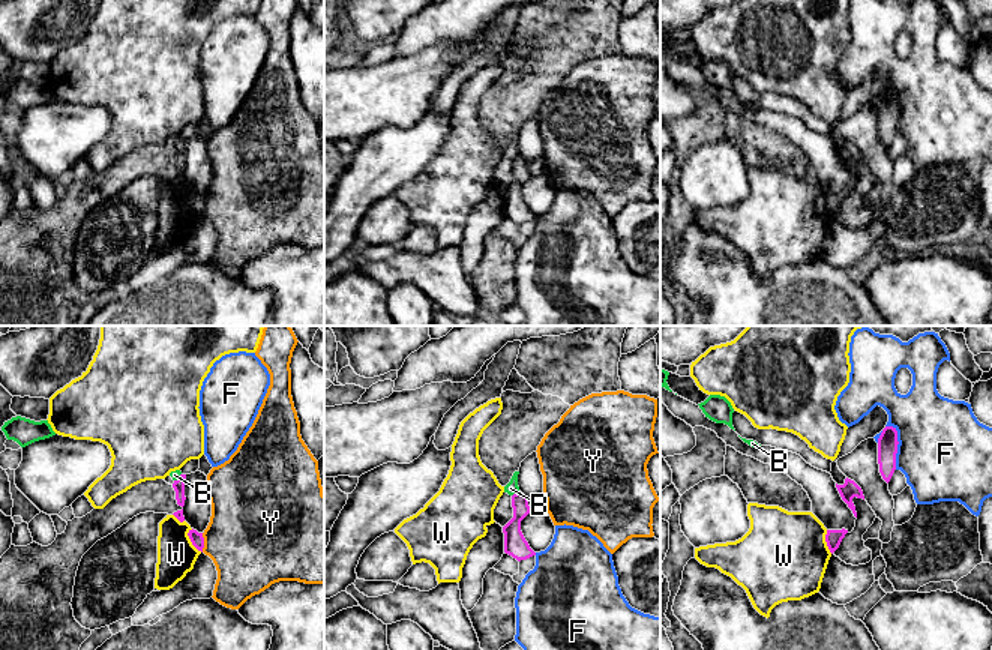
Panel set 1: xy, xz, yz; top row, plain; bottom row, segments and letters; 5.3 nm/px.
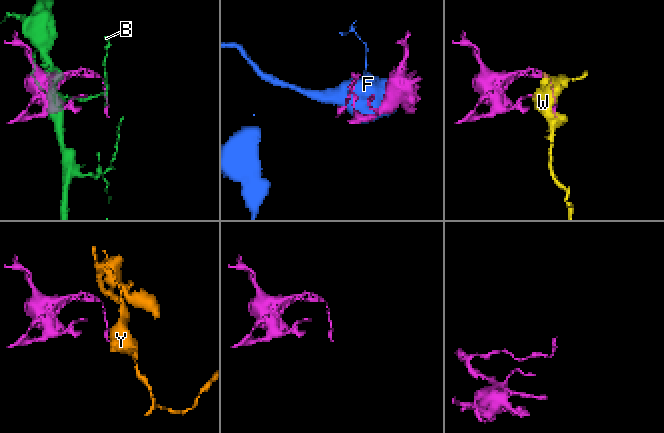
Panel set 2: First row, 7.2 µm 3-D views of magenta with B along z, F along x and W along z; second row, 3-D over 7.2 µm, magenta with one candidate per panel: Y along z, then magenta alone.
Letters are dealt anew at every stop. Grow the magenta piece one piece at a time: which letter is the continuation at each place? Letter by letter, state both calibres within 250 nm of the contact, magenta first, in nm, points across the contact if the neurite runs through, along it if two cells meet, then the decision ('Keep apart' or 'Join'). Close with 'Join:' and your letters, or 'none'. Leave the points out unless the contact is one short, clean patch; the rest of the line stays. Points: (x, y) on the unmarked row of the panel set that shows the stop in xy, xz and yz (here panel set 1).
B: Thickness 110 nm (magenta) against 70 nm. Boundary: xz (518, 153), (512, 159). Keep apart
F: Thickness 110 nm (magenta) against 480 nm. Keep apart
W: Thickness 70 nm (magenta) against 200 nm. Keep apart
Y: Thickness 70 nm (magenta) against 460 nm. Boundary: xy (201, 197), (203, 215). Keep apart
Join: none

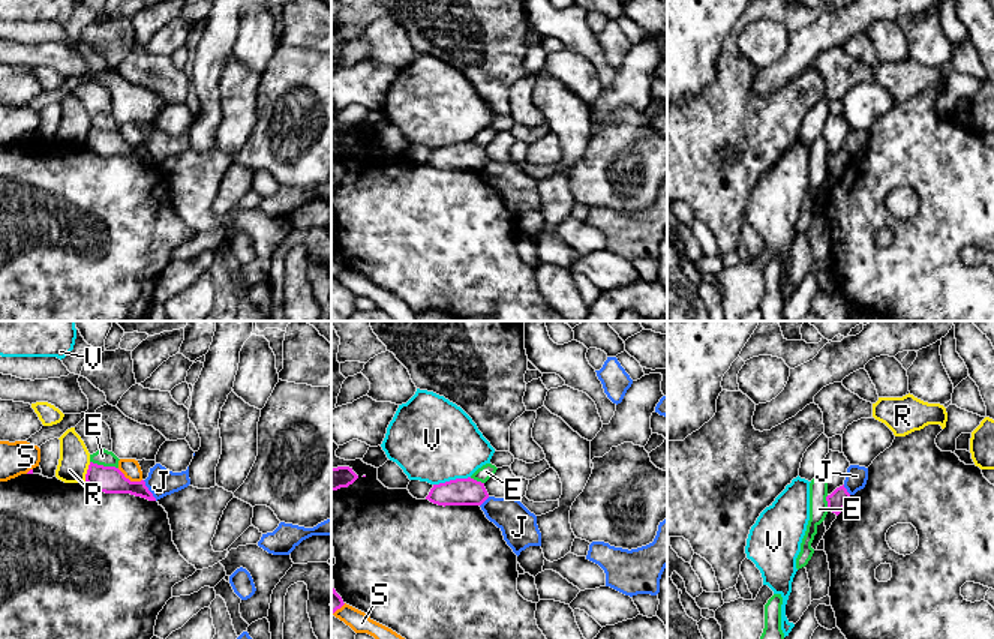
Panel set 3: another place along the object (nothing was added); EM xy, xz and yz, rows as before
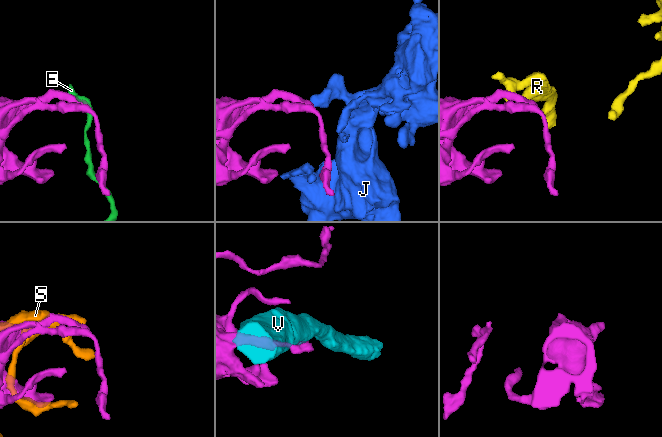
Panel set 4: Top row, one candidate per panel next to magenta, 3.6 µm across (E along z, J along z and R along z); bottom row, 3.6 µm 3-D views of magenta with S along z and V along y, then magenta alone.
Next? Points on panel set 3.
E: Thickness 140 nm (magenta) against 90 nm. Boundary: xy (90, 125), (117, 132). Keep apart
J: Thickness 140 nm (magenta) against 160 nm. Boundary: xy (143, 144), (156, 164). Keep apart
R: Thickness 140 nm (magenta) against 160 nm. Boundary: xy (90, 126), (84, 144). Keep apart
S: Thickness 140 nm (magenta) against 100 nm. Keep apart
V: Thickness 140 nm (magenta) against 460 nm. Keep apart
Join: none

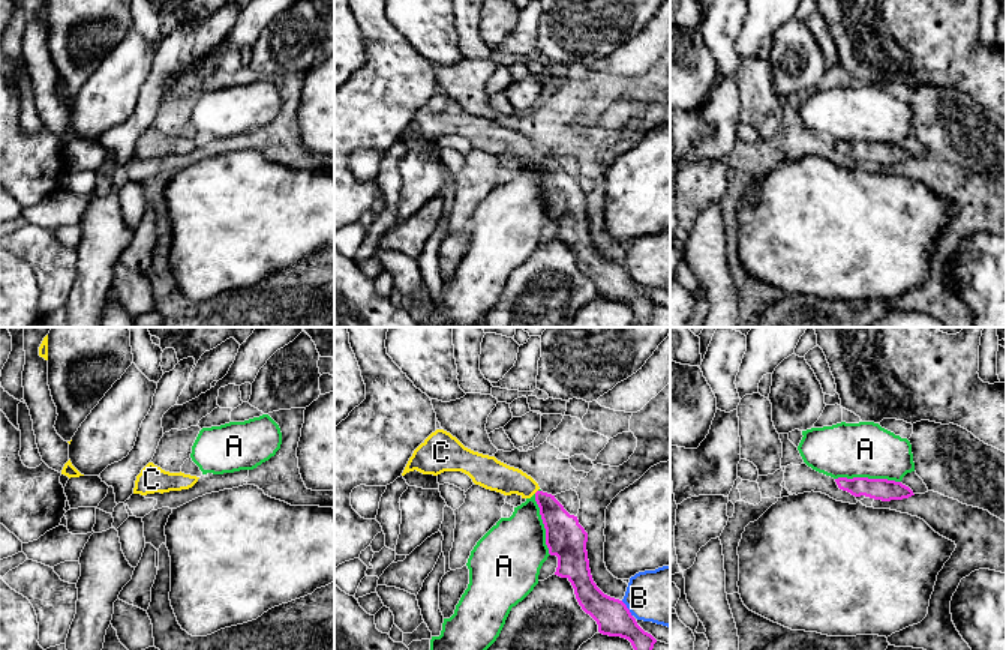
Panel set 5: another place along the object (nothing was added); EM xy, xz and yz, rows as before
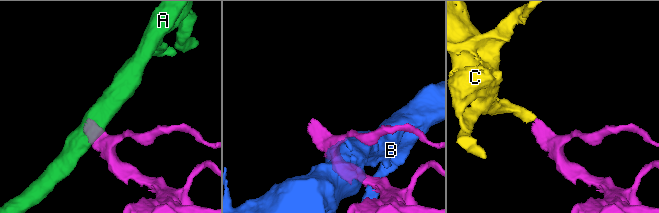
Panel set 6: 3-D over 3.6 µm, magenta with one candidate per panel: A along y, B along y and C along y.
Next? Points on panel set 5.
A: Thickness 120 nm (magenta) against 300 nm. Keep apart
B: Thickness 190 nm (magenta) against 320 nm. Keep apart
C: Join
Join: C

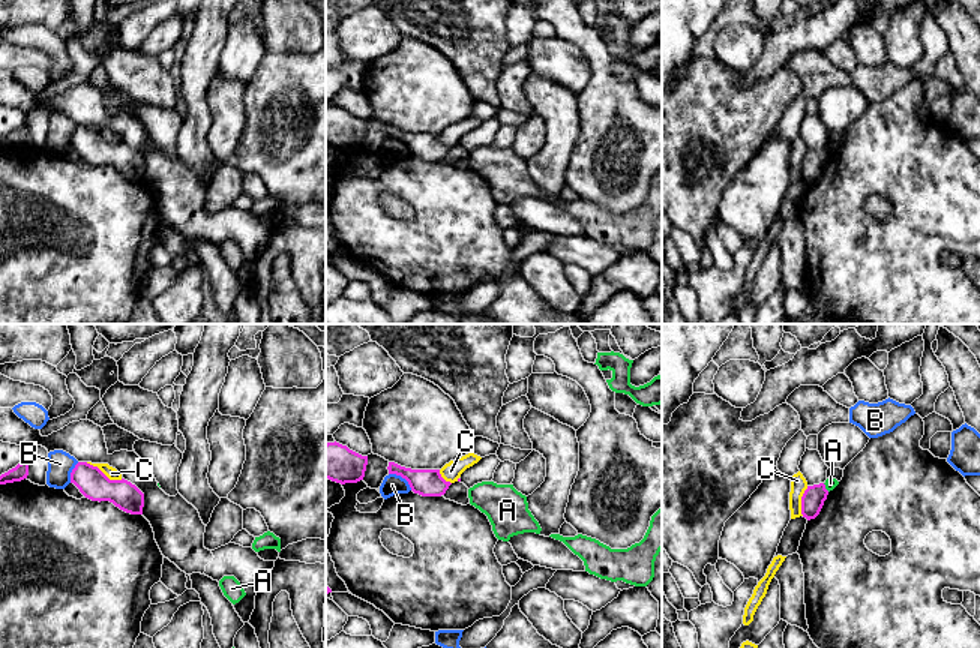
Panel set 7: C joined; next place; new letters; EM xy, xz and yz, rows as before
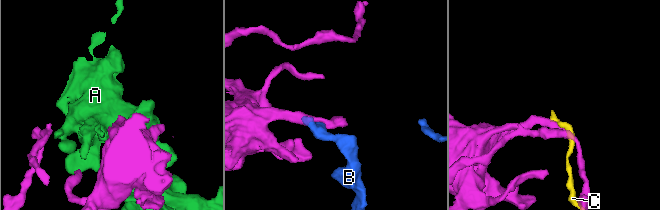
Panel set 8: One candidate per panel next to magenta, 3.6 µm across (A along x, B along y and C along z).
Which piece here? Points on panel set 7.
A: Thickness 120 nm (magenta) against 70 nm. Boundary: yz (823, 147), (829, 155). Keep apart
B: Thickness 140 nm (magenta) against 110 nm. Boundary: xz (389, 137), (399, 138), (411, 153). Keep apart
C: Thickness 160 nm (magenta) against 70 nm. Boundary: xy (86, 126), (98, 131), (110, 143), (122, 143). Keep apart
Join: none

